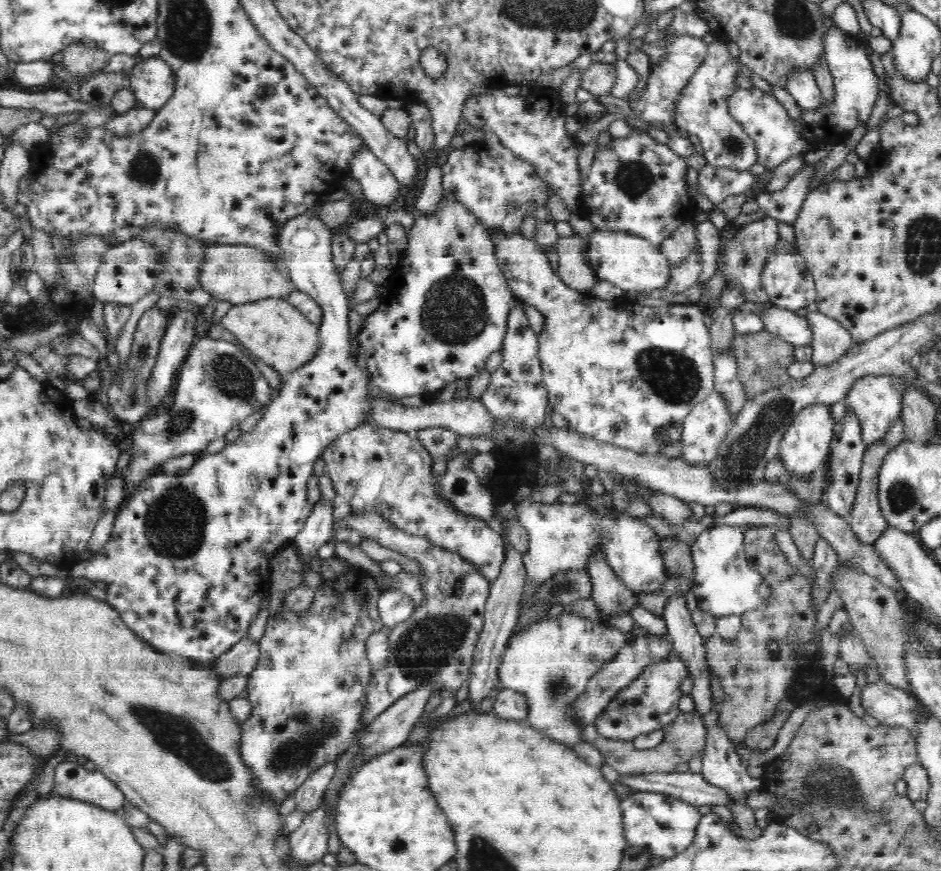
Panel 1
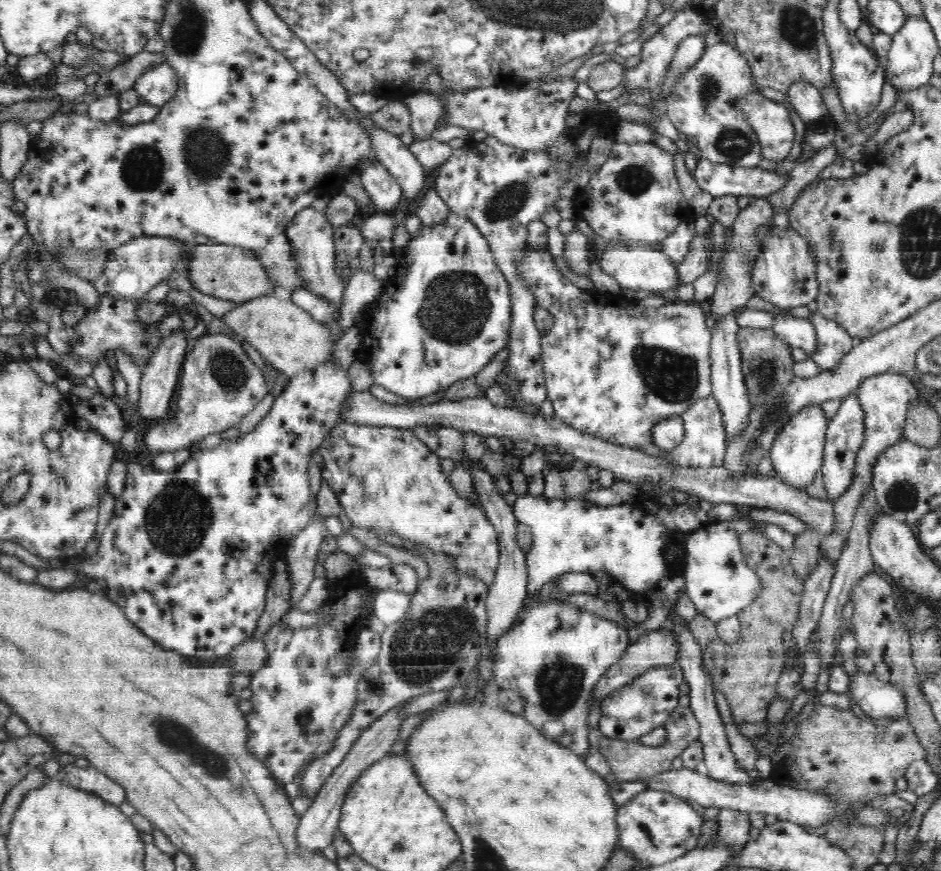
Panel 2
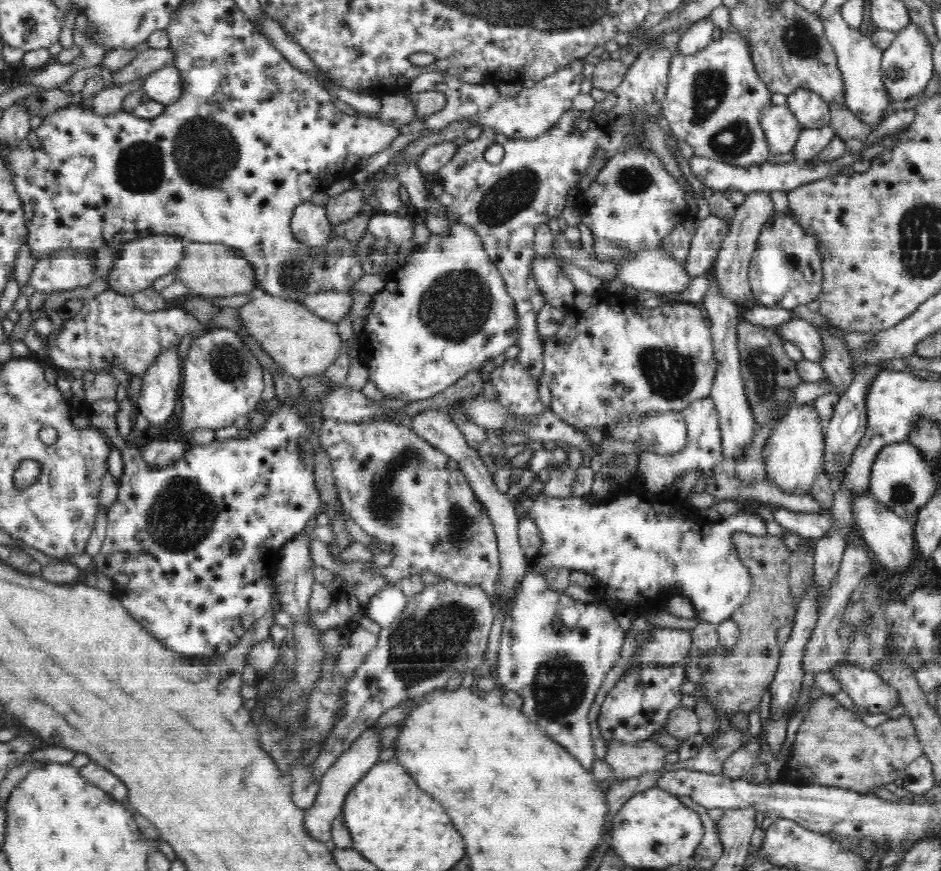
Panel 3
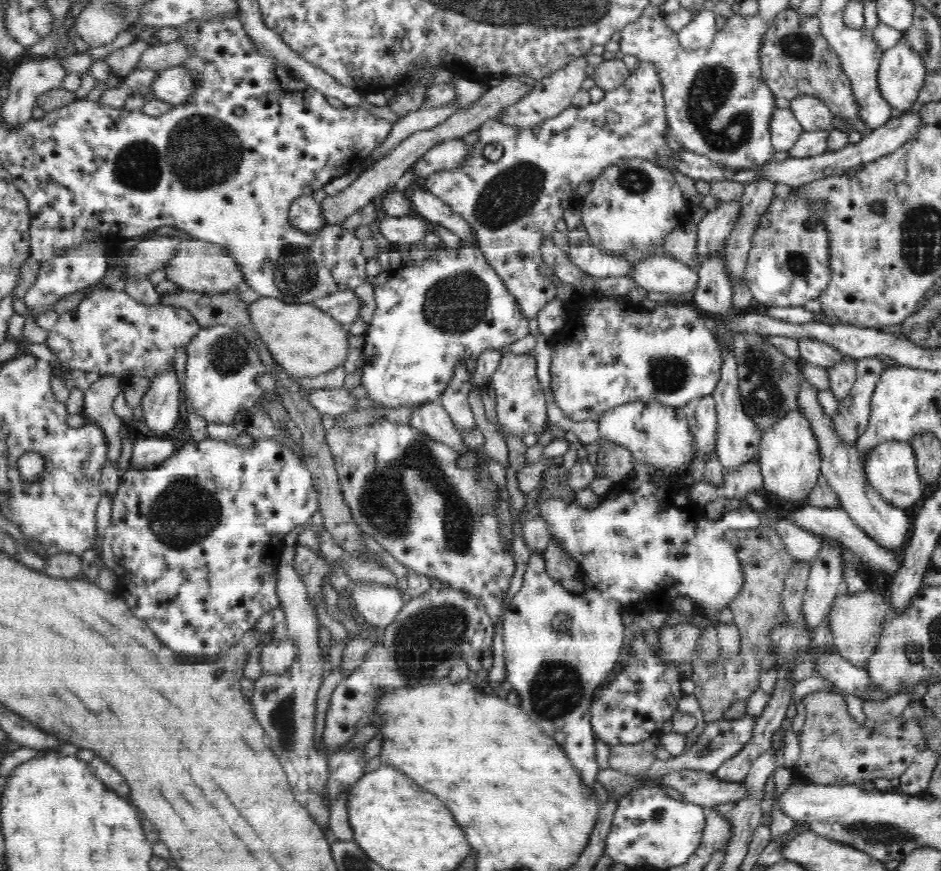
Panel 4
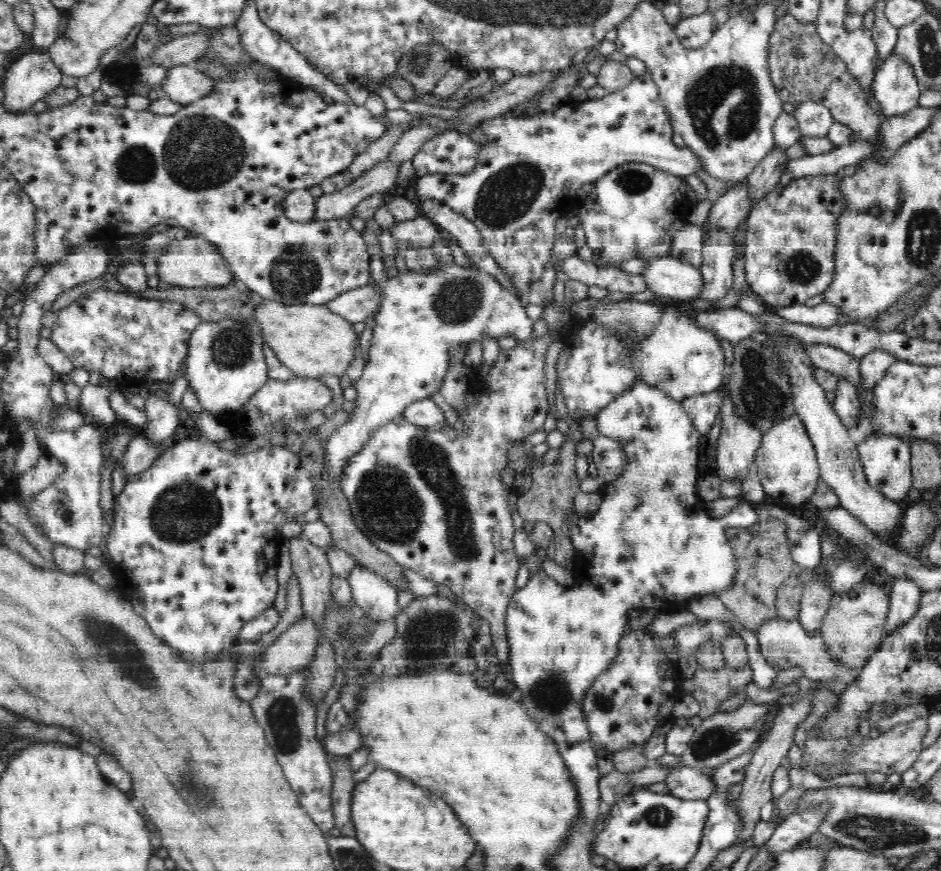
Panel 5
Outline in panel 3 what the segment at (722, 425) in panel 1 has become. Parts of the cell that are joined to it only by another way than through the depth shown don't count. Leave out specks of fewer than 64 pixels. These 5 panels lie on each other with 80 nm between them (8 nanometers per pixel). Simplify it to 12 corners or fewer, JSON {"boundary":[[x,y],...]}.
{"boundary":[[712,398],[681,410],[682,452],[639,454],[637,484],[665,495],[687,470],[724,459]]}

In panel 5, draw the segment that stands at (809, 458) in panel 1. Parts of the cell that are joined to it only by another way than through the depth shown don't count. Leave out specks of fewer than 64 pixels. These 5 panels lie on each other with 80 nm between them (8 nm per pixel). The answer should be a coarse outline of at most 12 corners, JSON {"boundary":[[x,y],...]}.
{"boundary":[[795,414],[763,433],[753,473],[782,506],[807,502],[820,467]]}

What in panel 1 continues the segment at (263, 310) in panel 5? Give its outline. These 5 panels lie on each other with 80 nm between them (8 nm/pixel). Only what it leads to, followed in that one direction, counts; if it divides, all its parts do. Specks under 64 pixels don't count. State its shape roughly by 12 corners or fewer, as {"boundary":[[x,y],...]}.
{"boundary":[[286,298],[219,323],[280,375],[316,356],[319,328]]}

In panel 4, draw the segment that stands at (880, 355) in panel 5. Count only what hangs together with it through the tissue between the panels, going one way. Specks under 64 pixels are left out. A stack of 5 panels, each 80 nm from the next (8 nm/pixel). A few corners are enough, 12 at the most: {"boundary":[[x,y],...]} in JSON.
{"boundary":[[857,361],[857,378],[832,421],[854,445],[866,430],[884,363]]}

